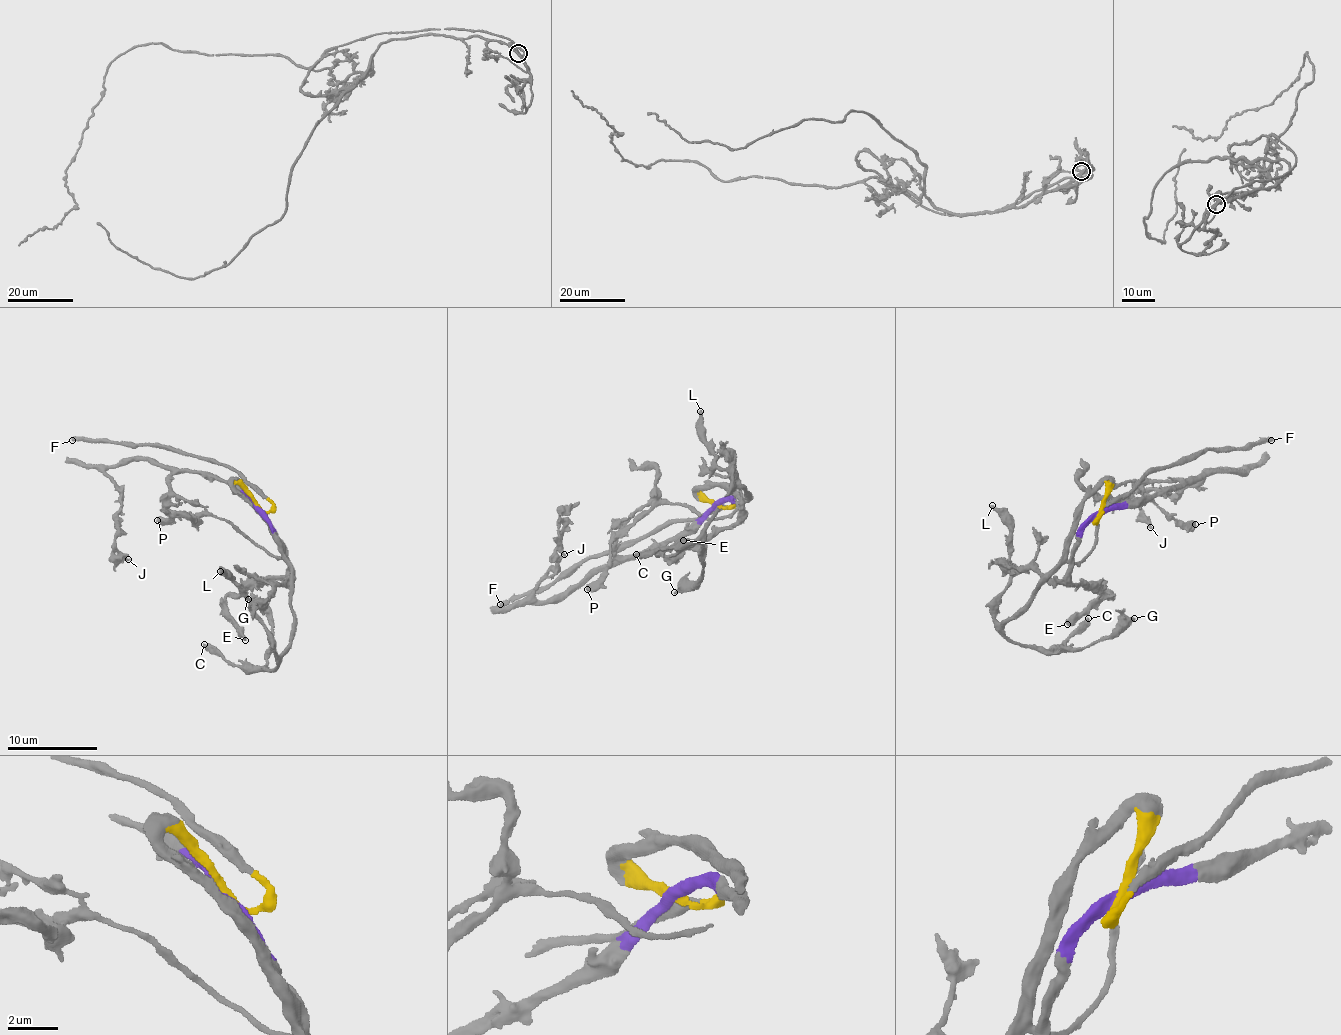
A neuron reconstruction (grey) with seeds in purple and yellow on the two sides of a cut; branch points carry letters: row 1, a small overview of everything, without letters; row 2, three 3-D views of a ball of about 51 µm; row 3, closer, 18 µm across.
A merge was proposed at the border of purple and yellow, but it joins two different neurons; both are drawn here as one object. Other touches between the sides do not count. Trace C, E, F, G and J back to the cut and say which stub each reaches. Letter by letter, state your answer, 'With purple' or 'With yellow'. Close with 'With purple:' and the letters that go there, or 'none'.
C: With yellow
E: With purple
F: With yellow
G: With yellow
J: With purple
With purple: E, J

